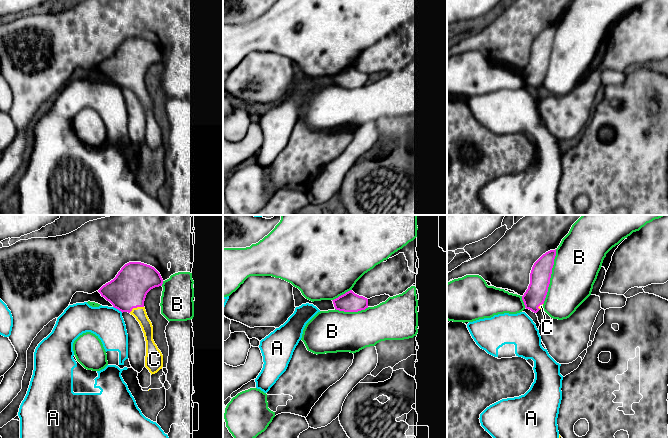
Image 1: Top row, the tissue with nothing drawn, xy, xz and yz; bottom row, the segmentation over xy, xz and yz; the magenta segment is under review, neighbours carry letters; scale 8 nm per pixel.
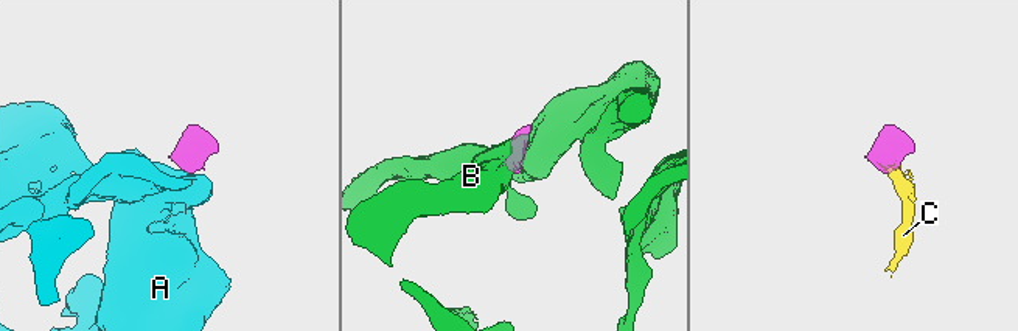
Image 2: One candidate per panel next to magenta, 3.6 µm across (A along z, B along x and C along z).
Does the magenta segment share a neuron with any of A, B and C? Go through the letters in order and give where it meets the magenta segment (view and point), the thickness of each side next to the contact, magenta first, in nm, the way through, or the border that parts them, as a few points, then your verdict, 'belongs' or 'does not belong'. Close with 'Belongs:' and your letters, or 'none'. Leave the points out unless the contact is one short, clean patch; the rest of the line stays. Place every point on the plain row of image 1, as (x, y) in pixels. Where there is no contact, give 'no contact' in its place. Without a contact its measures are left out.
A: meets magenta in xy at (118, 85); 300 nm thick on the magenta side, 260 nm on the other; border along xy (113, 82), (122, 88); does not belong
B: meets magenta in yz at (550, 53); 170 nm thick on the magenta side, 380 nm on the other; does not belong
C: meets magenta in xy at (136, 83); 300 nm thick on the magenta side, 100 nm on the other; runs through xy (128, 66), (128, 71), (136, 83), (139, 89); belongs
Belongs: C

